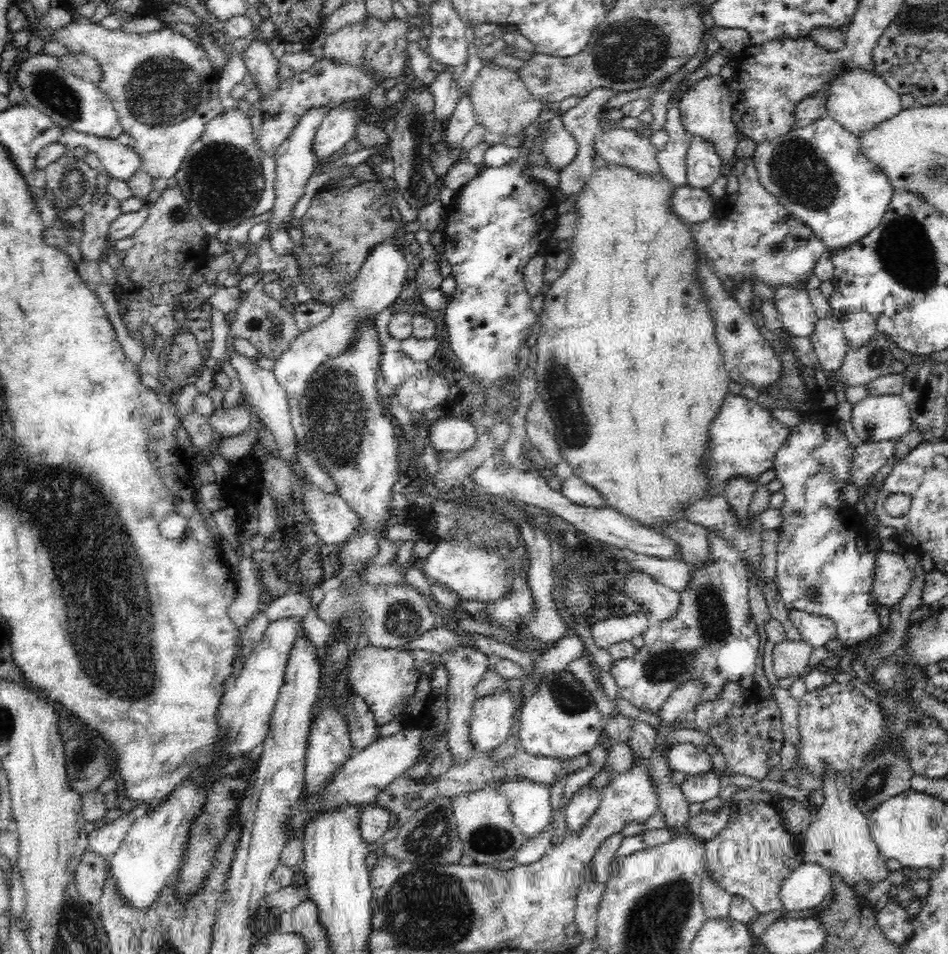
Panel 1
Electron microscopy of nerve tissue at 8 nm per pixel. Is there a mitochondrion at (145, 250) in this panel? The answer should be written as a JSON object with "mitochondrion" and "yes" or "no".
{"mitochondrion":"no"}

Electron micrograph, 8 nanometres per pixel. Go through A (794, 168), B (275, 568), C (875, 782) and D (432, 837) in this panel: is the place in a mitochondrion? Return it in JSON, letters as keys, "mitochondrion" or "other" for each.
{"A":"mitochondrion","B":"mitochondrion","C":"mitochondrion","D":"mitochondrion"}

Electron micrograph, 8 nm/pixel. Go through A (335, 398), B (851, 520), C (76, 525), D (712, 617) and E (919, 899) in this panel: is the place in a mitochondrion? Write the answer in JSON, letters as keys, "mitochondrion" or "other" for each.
{"A":"mitochondrion","B":"other","C":"mitochondrion","D":"mitochondrion","E":"other"}

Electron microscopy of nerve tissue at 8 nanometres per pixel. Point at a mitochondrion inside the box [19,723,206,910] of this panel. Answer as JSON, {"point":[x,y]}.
{"point":[87,752]}

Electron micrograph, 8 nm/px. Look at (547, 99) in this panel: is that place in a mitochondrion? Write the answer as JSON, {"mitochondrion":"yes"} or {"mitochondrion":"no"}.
{"mitochondrion":"no"}

